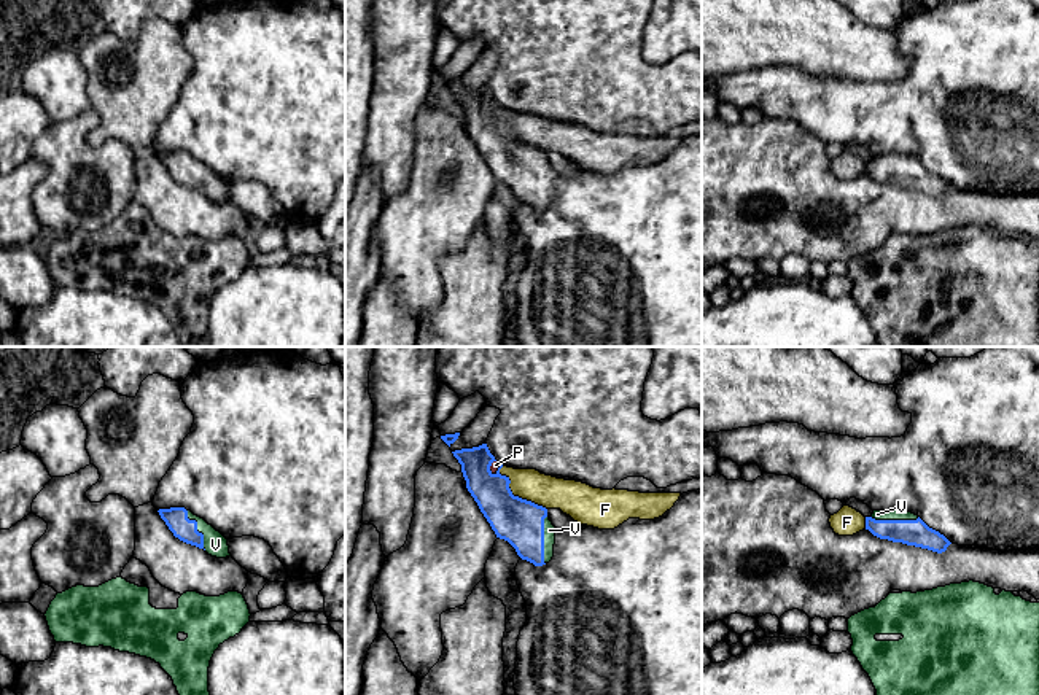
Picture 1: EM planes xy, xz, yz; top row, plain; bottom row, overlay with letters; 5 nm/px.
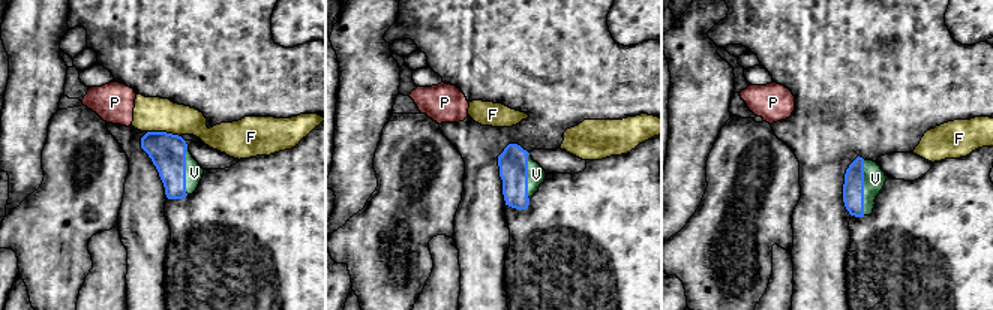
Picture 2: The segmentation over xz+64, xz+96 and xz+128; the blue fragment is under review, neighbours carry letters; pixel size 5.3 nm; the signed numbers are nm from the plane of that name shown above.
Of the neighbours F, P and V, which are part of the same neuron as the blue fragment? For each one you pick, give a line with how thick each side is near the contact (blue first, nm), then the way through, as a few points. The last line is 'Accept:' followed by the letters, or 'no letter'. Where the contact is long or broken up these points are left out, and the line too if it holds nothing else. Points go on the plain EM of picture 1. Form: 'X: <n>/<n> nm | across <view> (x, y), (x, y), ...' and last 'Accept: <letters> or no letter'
V: 240/60 nm
Accept: V

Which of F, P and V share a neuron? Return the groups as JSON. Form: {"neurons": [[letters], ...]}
{"neurons": [["F", "P"], ["V"]]}

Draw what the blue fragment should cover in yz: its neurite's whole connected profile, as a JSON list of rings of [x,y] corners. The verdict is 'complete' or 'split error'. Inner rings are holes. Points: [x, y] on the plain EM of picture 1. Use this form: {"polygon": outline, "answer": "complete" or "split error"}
{"polygon": [[[874,154],[866,161],[866,173],[880,183],[928,192],[937,197],[951,188],[944,178],[929,172],[918,159],[897,154]]], "answer": "split error"}

